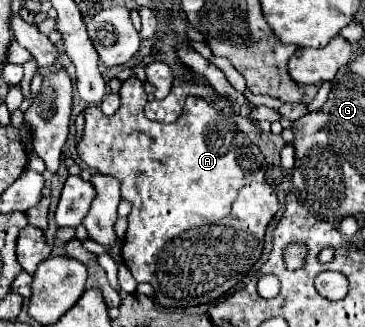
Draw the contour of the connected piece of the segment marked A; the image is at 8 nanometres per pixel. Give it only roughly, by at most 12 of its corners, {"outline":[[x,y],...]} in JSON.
{"outline":[[138,78],[88,106],[78,156],[132,204],[122,242],[160,306],[222,298],[280,208],[266,160]]}

